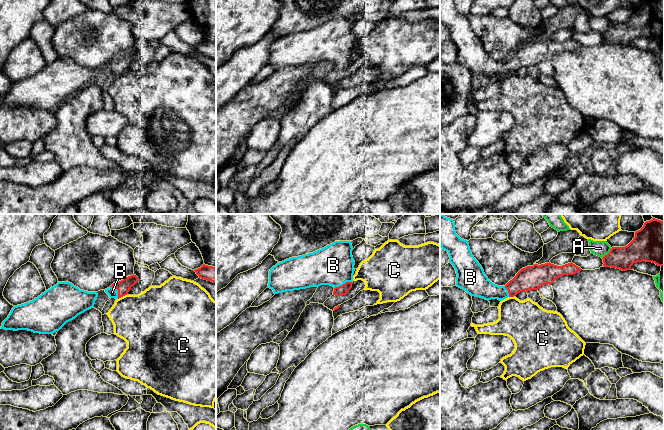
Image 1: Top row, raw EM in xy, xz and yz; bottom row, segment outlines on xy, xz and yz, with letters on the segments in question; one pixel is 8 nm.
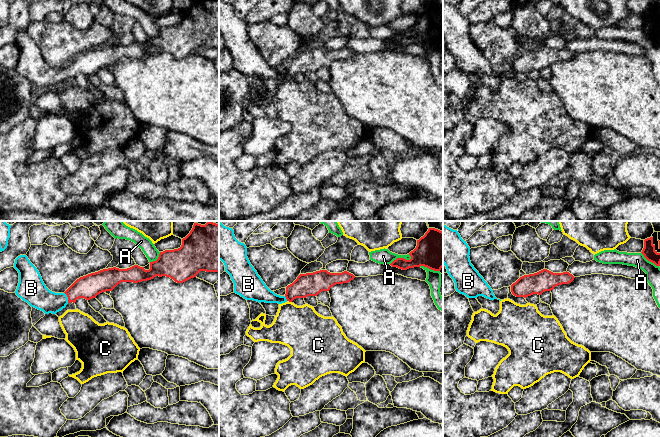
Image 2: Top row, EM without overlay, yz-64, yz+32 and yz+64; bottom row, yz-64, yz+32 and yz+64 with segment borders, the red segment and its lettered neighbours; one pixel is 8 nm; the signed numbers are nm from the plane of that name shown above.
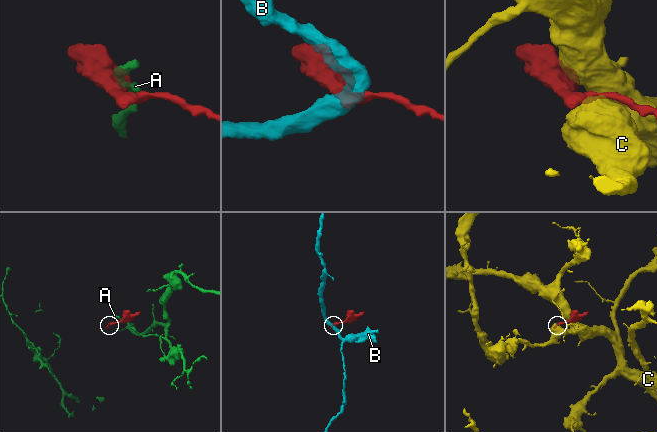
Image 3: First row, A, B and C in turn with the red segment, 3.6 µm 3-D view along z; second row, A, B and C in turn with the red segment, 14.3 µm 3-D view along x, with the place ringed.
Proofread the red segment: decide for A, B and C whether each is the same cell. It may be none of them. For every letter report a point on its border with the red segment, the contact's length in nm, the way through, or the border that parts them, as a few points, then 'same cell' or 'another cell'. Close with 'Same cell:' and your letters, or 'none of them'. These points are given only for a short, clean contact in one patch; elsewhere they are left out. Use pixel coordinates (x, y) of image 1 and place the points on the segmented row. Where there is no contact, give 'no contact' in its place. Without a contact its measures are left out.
A: yz (608, 253) | 120 nm | another cell
B: xz (343, 284) | 160 nm | across xz (342, 290), (343, 284), (339, 273), (333, 265) | same cell
C: xy (122, 296) | 80 nm | along xy (126, 294), (118, 299) | another cell
Same cell: B

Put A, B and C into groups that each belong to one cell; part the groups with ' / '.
A / B / C

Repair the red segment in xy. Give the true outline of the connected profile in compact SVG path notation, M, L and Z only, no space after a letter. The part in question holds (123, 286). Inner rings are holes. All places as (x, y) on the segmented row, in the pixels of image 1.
M131 275L123 280L113 283L109 288L105 289L105 292L110 298L119 299L128 294L131 287L138 282L138 277L136 275Z

